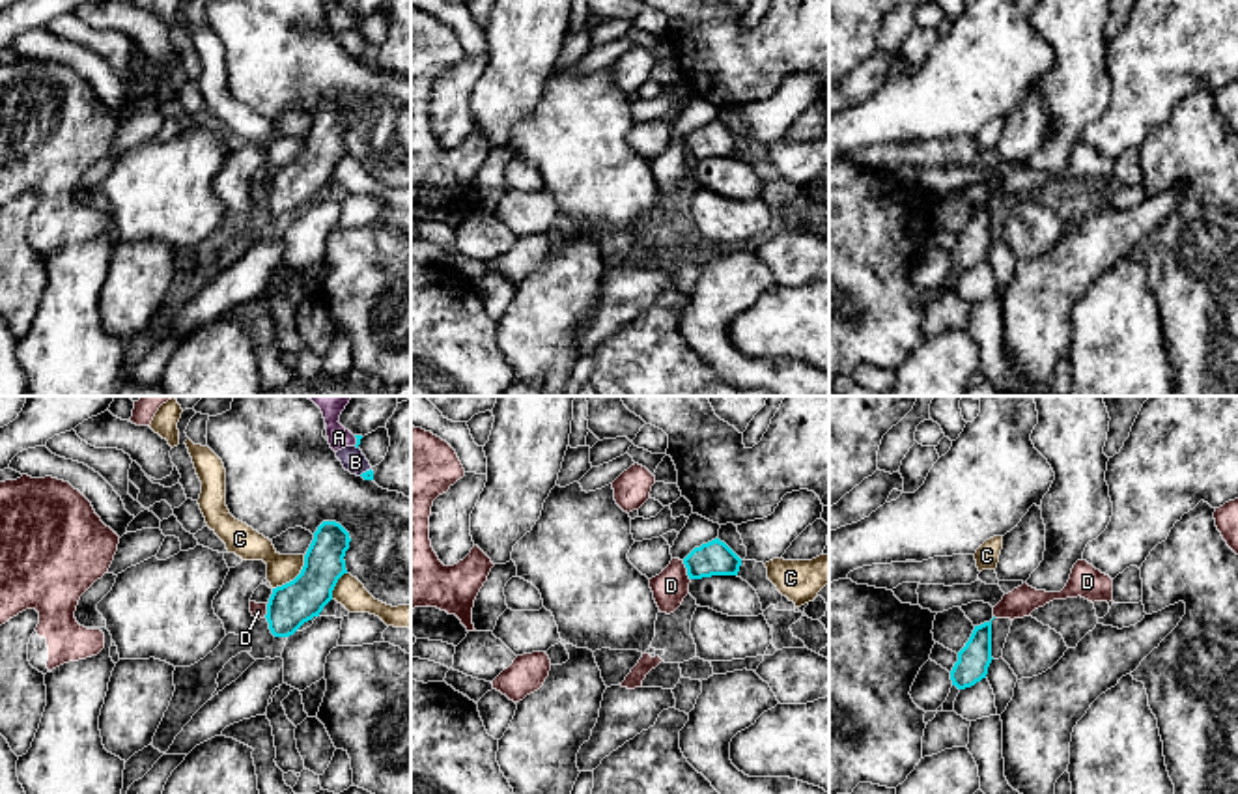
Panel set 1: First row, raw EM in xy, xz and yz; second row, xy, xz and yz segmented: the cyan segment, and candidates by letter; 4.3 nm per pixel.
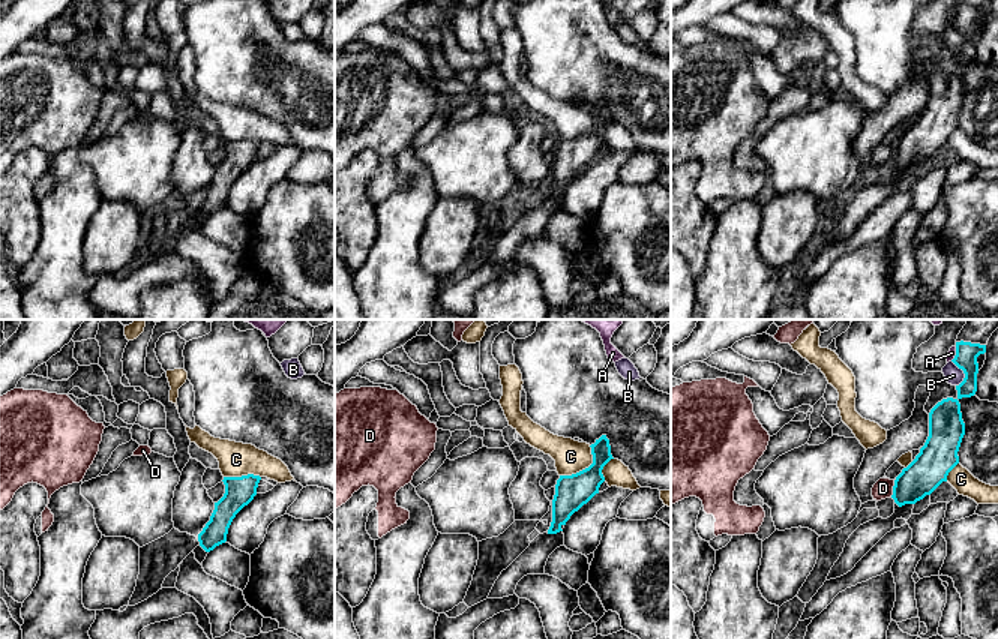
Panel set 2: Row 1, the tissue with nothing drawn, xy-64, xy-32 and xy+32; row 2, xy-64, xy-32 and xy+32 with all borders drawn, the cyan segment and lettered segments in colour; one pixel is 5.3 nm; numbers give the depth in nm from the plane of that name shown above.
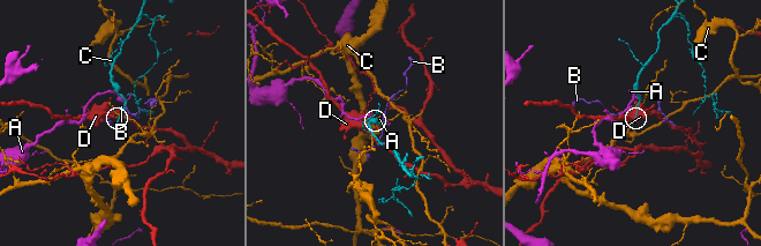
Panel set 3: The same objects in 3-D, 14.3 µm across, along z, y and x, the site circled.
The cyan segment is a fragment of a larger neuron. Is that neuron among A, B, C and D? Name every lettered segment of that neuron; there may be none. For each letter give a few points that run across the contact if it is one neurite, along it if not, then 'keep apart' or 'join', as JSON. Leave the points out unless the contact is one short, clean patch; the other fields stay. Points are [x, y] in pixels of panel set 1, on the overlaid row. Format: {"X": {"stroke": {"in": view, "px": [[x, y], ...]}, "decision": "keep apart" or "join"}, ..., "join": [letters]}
{"A": {"decision": "keep apart"}, "B": {"stroke": {"in": "xy", "px": [[370, 467], [359, 475]]}, "decision": "keep apart"}, "C": {"stroke": {"in": "xy", "px": [[305, 555], [303, 568], [292, 580], [273, 589]]}, "decision": "keep apart"}, "D": {"stroke": {"in": "xz", "px": [[682, 561], [689, 580]]}, "decision": "keep apart"}, "join": []}

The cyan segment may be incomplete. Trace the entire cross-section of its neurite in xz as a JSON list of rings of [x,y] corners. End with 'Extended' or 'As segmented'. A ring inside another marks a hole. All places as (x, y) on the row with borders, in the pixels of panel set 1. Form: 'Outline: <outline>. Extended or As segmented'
Outline: [[[719,538],[695,547],[685,559],[689,579],[738,575],[741,559]]]. As segmented

